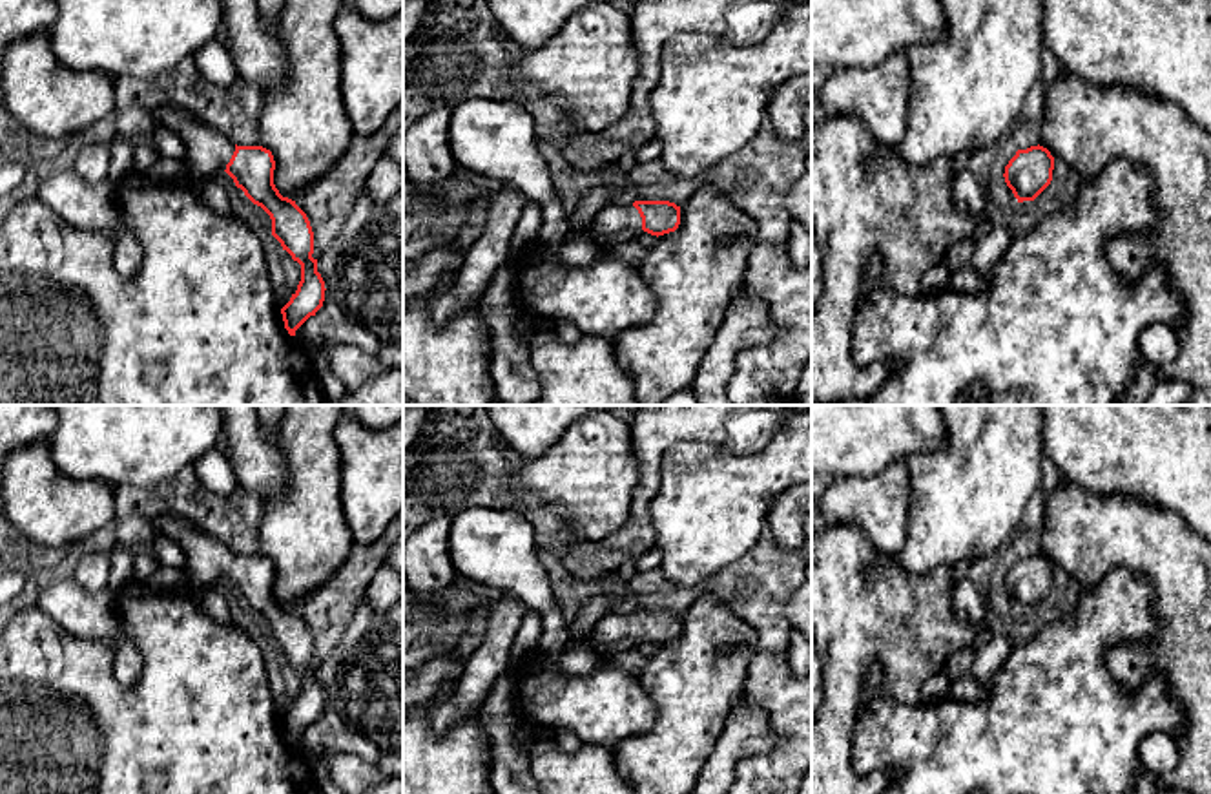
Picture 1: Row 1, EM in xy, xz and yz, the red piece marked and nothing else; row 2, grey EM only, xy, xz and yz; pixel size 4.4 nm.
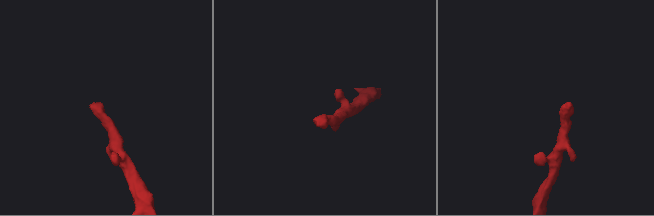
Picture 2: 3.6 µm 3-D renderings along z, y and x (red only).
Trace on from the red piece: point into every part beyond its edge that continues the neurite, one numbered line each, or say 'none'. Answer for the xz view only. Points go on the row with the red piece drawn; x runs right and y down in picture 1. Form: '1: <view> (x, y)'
1: xz (615, 225)

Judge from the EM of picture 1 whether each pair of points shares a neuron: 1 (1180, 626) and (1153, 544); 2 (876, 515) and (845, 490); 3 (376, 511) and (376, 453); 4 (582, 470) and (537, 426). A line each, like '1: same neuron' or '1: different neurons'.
1: same neuron
2: same neuron
3: same neuron
4: different neurons

